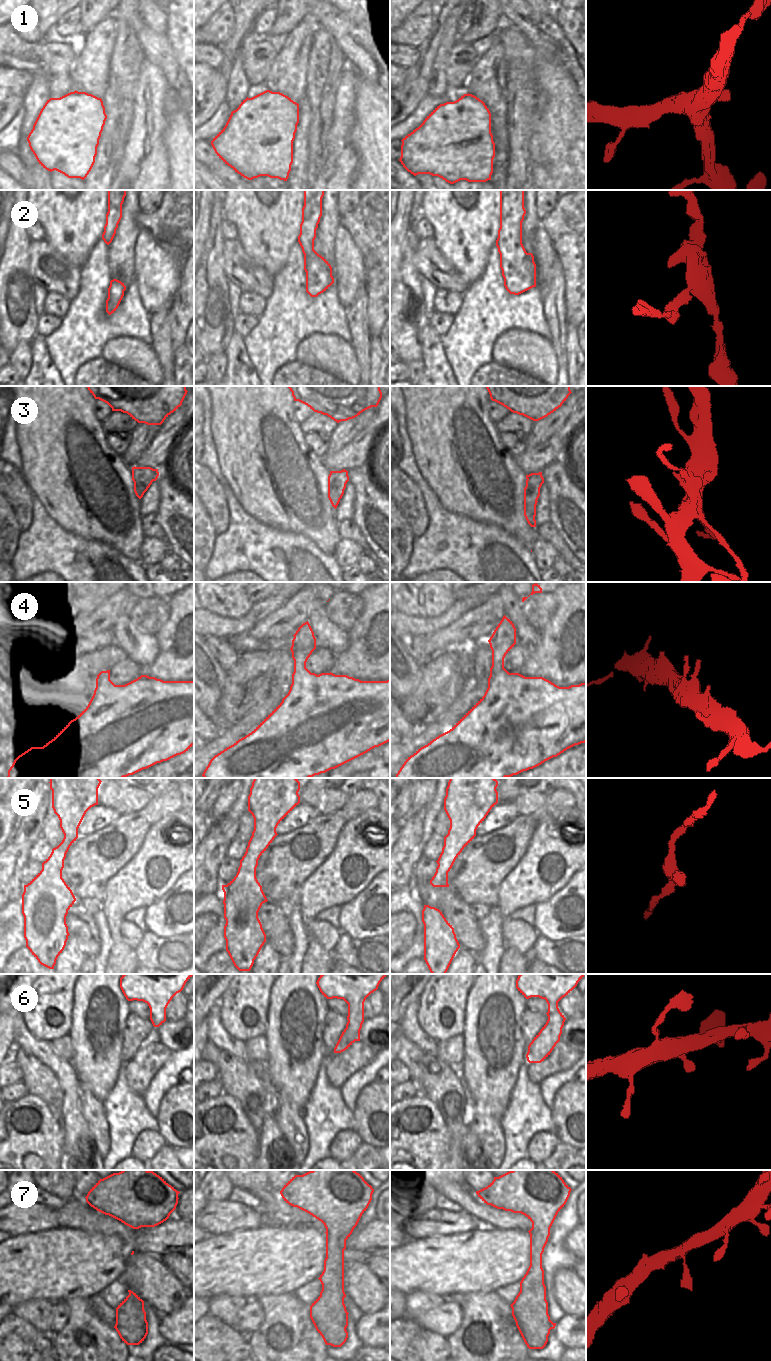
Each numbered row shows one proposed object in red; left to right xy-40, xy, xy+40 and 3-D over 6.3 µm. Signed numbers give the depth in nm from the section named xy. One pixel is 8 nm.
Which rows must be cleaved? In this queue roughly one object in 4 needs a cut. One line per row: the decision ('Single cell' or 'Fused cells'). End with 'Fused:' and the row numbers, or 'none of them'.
1: Single cell
2: Fused cells
3: Fused cells
4: Single cell
5: Single cell
6: Single cell
7: Single cell
Fused: 2, 3

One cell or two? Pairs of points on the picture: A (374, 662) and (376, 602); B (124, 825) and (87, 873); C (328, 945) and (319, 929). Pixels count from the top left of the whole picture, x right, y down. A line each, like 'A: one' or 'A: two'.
A: one
B: one
C: one

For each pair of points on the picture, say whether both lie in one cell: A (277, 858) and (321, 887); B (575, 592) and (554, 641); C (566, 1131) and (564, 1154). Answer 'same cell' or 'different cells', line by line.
A: different cells
B: same cell
C: different cells

